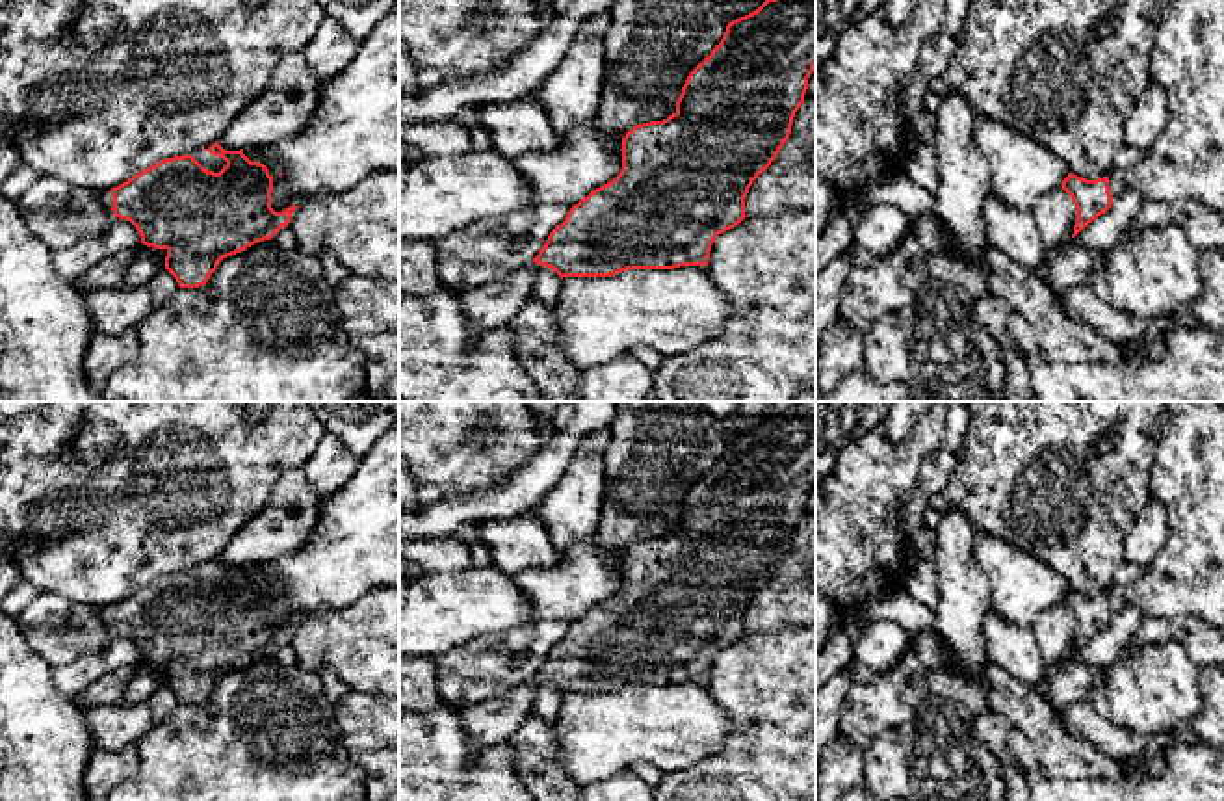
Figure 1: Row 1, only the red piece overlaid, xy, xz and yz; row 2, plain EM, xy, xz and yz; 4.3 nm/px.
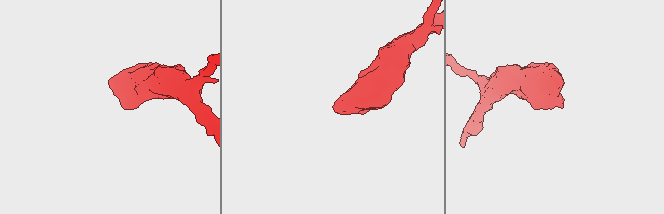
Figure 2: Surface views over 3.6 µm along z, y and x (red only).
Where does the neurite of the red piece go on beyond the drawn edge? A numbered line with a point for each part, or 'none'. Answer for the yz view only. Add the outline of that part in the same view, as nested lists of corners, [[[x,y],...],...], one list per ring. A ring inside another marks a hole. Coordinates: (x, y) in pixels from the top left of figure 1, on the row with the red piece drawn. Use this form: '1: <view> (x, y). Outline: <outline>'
1: yz (1115, 181). Outline: [[[1113,173],[1109,175],[1109,188],[1111,188],[1111,197],[1114,199],[1118,191],[1124,188],[1124,177],[1122,173]]]

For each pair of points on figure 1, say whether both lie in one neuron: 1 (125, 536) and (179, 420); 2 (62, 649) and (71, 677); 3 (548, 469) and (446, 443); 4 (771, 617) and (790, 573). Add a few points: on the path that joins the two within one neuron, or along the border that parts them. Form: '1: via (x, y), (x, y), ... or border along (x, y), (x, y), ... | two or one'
1: via (147, 508), (173, 482), (179, 448) | one
2: border along (103, 653), (84, 653), (52, 669) | two
3: border along (546, 435), (545, 443), (520, 467), (489, 489) | two
4: via (779, 606), (790, 595), (790, 584) | one

